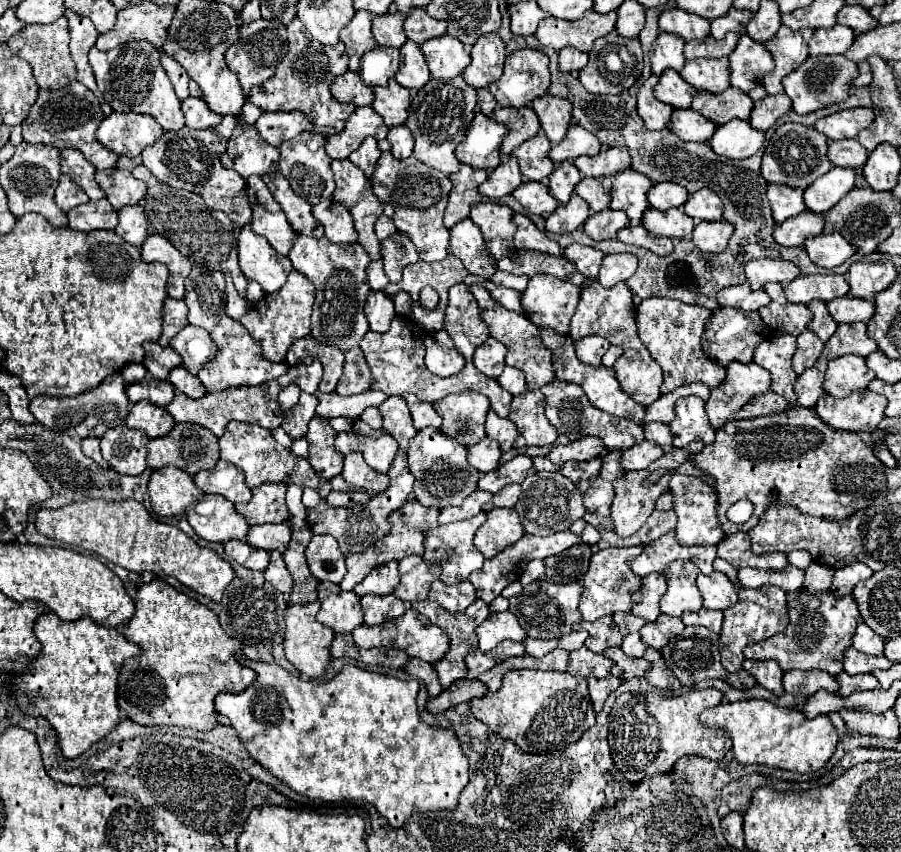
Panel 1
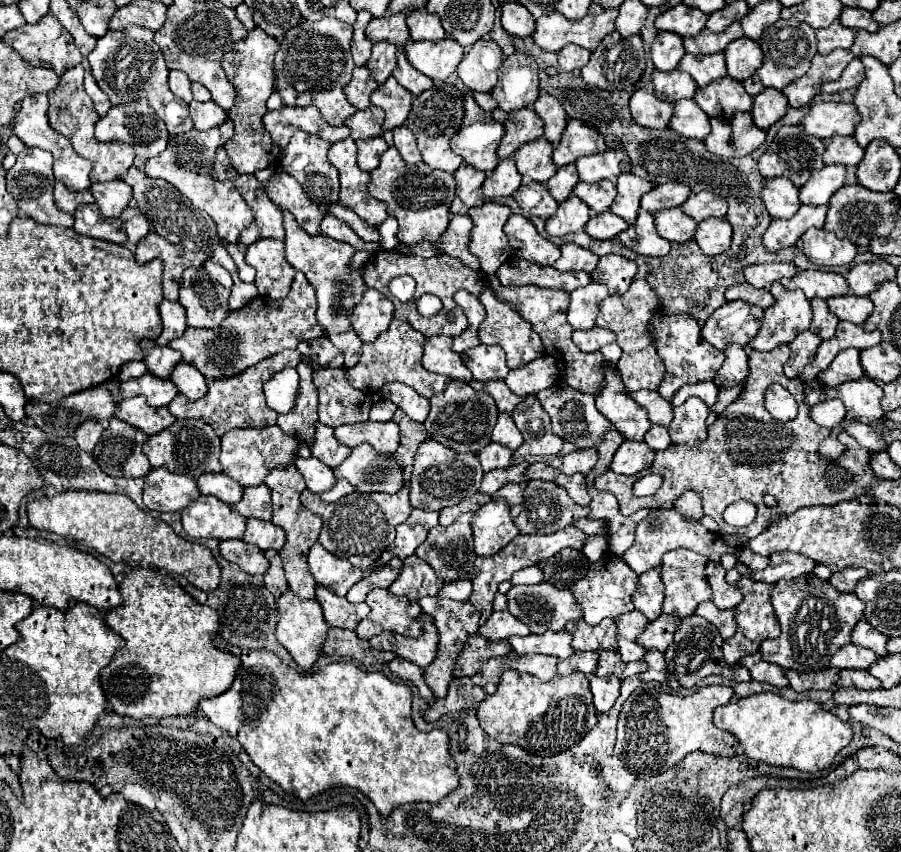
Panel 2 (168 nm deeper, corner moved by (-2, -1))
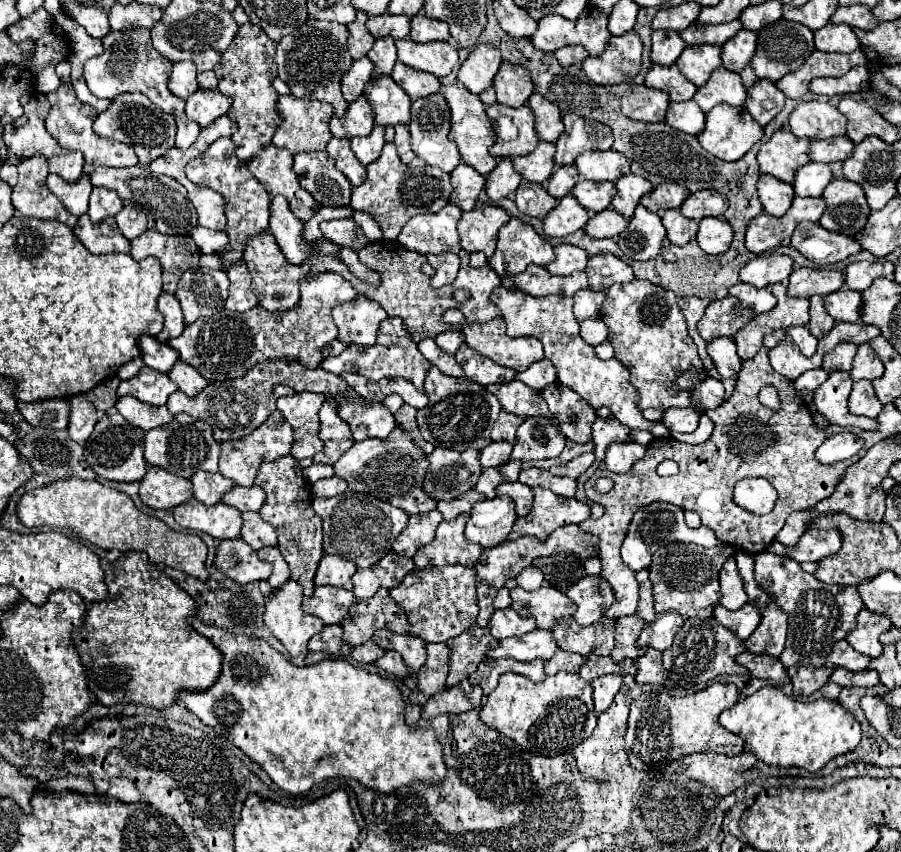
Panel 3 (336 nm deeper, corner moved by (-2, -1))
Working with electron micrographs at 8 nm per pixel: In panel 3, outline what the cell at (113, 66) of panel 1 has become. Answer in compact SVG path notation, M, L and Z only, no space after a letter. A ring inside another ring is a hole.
M126 29L126 31L110 31L104 39L104 53L92 57L84 63L84 79L88 89L102 99L116 99L120 93L134 93L142 91L154 105L162 107L162 111L176 117L178 133L176 133L176 147L188 149L192 141L200 133L200 125L190 121L184 113L184 99L172 95L168 91L168 77L172 71L172 63L164 59L160 53L154 51L150 41L150 29Z

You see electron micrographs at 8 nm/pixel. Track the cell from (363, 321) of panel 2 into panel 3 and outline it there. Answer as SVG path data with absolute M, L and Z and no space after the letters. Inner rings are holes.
M358 297L336 307L332 317L338 327L338 339L342 343L368 347L376 343L378 327L388 315L376 301Z

